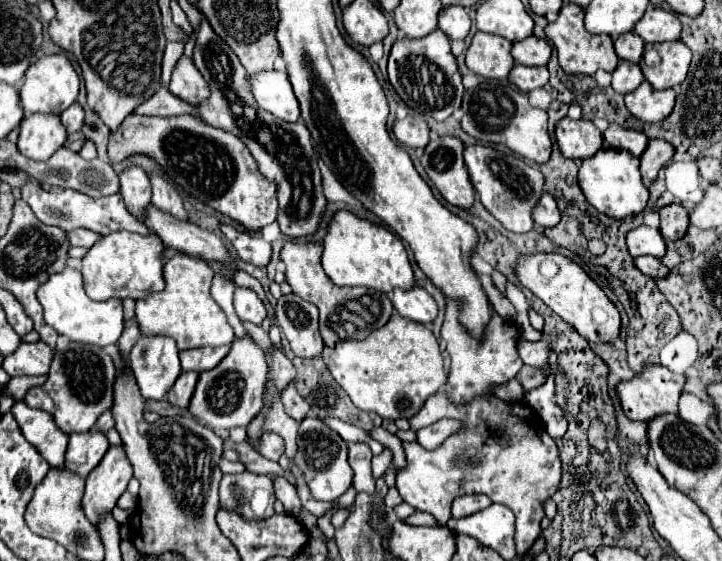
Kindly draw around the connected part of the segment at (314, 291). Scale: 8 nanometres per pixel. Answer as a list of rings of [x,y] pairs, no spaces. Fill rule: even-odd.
[[[286,242],[280,250],[280,260],[286,264],[286,282],[292,286],[292,292],[320,310],[320,334],[326,346],[334,346],[338,340],[362,340],[374,328],[382,328],[392,312],[394,306],[384,292],[372,288],[340,288],[332,284],[332,280],[322,272],[320,266],[320,250],[322,244],[318,242]]]

